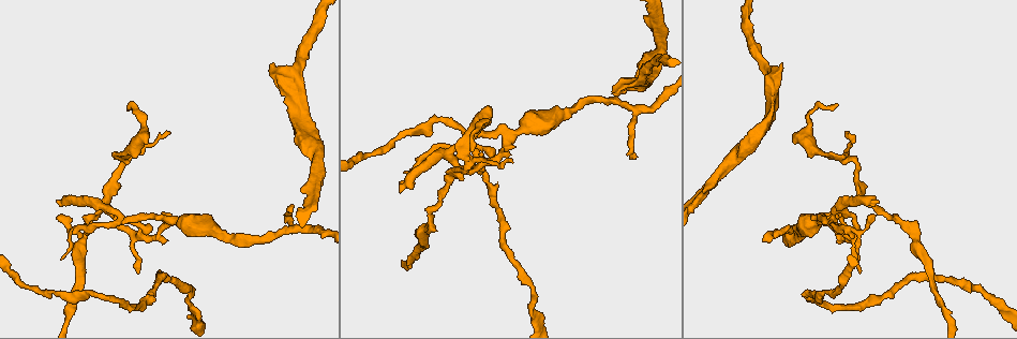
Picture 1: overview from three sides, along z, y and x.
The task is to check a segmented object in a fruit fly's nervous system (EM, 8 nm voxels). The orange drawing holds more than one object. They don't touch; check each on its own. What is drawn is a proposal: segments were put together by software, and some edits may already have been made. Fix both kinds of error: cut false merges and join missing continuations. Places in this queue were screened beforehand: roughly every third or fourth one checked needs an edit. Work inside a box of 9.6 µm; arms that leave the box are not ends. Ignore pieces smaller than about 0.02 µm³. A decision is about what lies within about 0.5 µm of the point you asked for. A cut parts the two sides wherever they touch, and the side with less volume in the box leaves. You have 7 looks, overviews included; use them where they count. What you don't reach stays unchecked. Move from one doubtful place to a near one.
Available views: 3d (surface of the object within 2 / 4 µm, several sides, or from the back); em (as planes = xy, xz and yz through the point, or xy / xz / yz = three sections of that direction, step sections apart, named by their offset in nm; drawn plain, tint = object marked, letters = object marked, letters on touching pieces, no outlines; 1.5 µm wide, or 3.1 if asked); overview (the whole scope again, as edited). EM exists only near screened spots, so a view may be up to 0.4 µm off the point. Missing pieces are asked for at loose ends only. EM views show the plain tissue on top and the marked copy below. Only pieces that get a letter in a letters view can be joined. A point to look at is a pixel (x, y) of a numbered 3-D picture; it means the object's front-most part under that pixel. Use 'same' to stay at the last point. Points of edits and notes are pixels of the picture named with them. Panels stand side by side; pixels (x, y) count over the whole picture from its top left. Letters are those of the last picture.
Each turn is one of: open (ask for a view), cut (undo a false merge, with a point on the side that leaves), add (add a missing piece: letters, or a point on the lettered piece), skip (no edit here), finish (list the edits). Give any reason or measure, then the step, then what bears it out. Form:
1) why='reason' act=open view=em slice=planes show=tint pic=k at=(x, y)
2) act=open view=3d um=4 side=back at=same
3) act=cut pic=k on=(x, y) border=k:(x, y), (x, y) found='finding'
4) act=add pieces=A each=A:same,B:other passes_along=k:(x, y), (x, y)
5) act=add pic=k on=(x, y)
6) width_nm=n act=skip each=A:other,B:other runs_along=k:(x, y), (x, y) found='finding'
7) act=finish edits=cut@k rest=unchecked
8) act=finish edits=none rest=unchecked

why='thin neck' act=open view=em slice=yz step=4 show=tint pic=1 at=(840, 288)

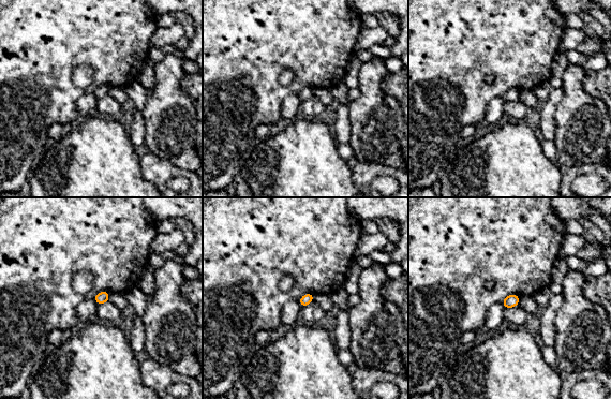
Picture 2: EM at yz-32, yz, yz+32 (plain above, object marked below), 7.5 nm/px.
act=open view=em slice=planes show=letters at=same

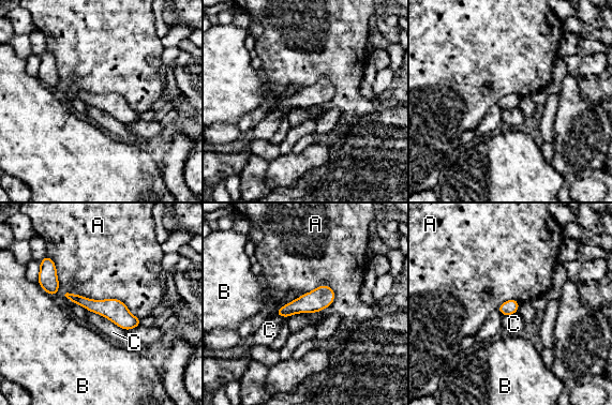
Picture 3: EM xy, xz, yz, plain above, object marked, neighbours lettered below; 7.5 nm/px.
width_nm=110 act=skip each=A:other,B:other,C:other runs_along=3:(70, 296), (137, 323) found='continuous, no second neuron'

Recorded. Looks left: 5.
why='sharp bend' act=open view=em slice=planes show=tint pic=1 at=(122, 164)

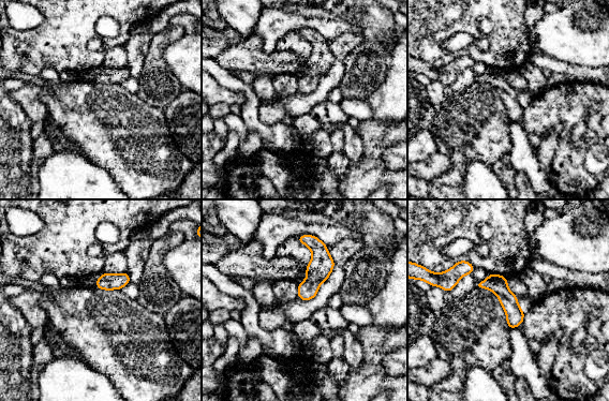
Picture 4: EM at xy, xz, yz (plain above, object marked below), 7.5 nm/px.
act=open view=em slice=planes show=letters at=same

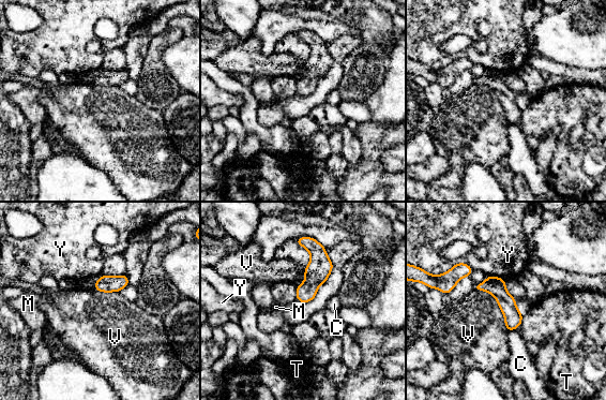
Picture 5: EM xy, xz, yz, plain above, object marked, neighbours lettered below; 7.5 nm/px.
act=skip each=C:other,M:other,T:other,V:other,Y:other runs_along=5:(476, 286), (490, 286), (517, 324) found='continuous, no second neuron'

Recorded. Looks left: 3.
why='three arms meet' act=open view=em slice=xz step=4 show=tint pic=1 at=(123, 221)

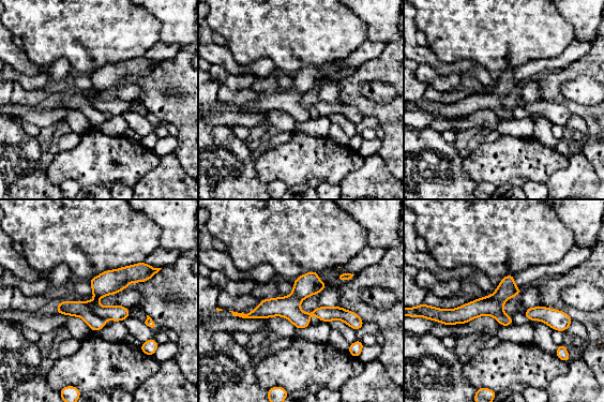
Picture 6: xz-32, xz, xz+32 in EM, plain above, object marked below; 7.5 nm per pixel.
act=open view=em slice=planes show=letters at=same

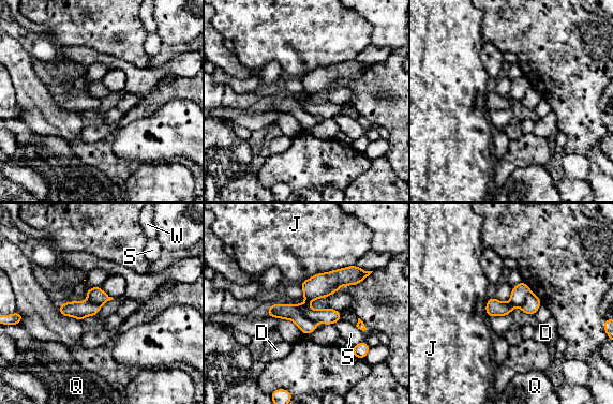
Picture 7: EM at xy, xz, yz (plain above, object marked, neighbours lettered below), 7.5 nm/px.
act=cut pic=7 on=(327, 316) each=D:other,J:other,Q:other,S:other,W:other border=7:(302, 304), (302, 313), (315, 323) found='two neurons meet here'

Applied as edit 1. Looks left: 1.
act=finish edits=cut@7 rest=unchecked

